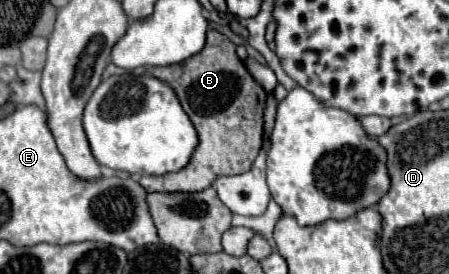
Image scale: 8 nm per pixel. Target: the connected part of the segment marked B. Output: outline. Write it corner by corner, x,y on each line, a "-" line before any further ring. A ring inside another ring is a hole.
208,30
204,48
184,64
154,68
152,76
170,84
186,114
192,118
200,144
192,154
186,170
164,176
142,176
140,182
148,192
202,192
220,176
242,174
252,168
262,146
262,114
266,106
264,88
252,78
236,54
236,46
218,30
-
254,82
254,102
252,102
-
242,106
242,108
236,108
-
236,118
236,124
232,122

